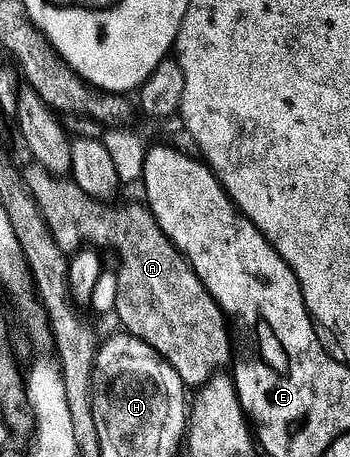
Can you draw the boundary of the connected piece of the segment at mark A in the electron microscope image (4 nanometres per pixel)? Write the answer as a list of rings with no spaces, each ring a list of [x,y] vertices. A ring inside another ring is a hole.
[[[31,162],[28,168],[22,169],[23,181],[33,198],[39,204],[39,210],[57,246],[63,253],[74,254],[84,246],[94,246],[96,249],[112,248],[119,255],[123,263],[121,271],[121,284],[125,289],[125,304],[127,300],[127,326],[125,332],[137,337],[141,342],[147,343],[157,350],[157,354],[181,374],[183,383],[188,389],[198,390],[210,382],[211,377],[232,363],[233,339],[229,331],[229,320],[214,300],[213,294],[206,289],[197,278],[193,266],[173,246],[173,242],[161,230],[157,218],[150,208],[139,204],[127,204],[124,208],[106,208],[108,206],[102,199],[95,199],[81,190],[71,178],[55,176],[45,166]]]

